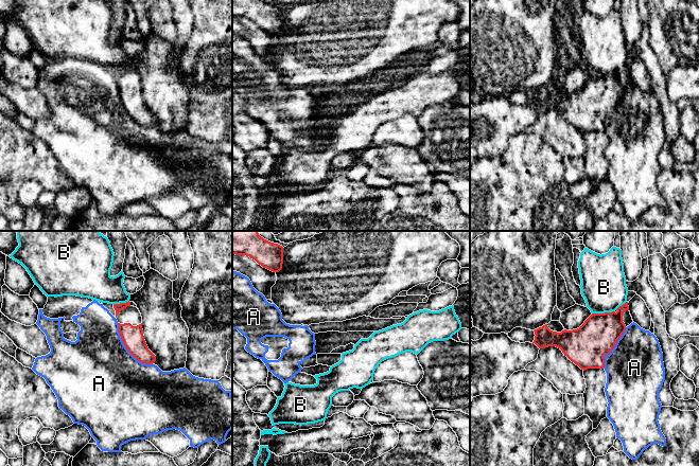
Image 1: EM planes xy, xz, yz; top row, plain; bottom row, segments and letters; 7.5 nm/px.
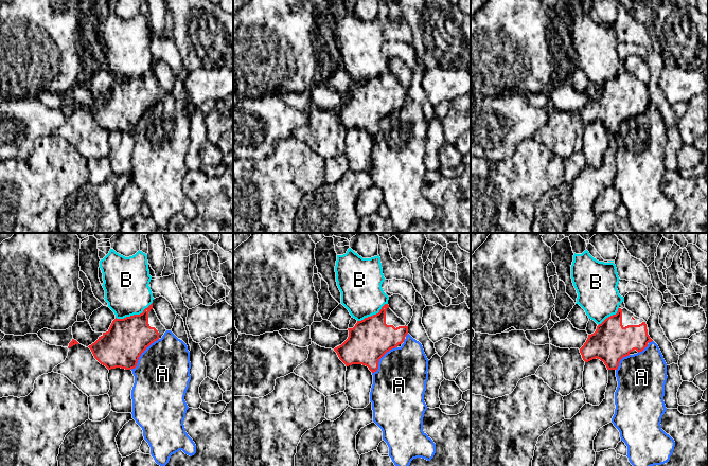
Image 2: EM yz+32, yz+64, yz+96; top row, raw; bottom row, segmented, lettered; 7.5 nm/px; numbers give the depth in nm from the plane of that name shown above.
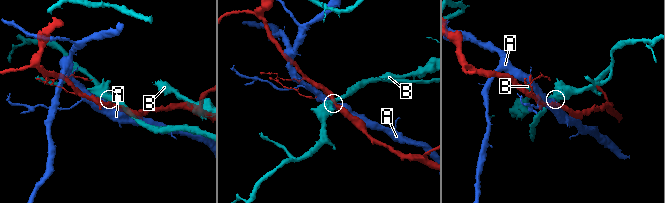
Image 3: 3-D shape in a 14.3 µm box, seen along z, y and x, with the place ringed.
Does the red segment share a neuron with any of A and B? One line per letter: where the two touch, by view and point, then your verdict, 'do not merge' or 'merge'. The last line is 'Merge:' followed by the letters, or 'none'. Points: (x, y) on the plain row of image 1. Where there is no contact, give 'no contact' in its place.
A: xy (126, 110) | do not merge
B: yz (609, 75) | do not merge
Merge: none

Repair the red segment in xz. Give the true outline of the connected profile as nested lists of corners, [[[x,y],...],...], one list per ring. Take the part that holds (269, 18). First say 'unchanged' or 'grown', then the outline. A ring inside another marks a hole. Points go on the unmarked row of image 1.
unchanged | [[[232,0],[232,17],[249,19],[273,35],[282,32],[283,10],[263,0]]]

